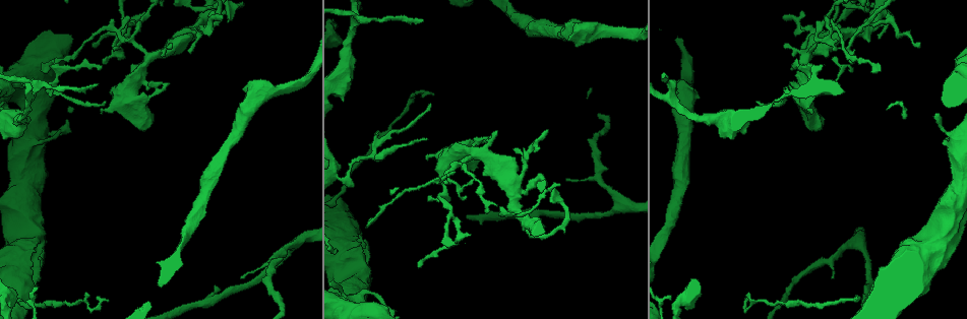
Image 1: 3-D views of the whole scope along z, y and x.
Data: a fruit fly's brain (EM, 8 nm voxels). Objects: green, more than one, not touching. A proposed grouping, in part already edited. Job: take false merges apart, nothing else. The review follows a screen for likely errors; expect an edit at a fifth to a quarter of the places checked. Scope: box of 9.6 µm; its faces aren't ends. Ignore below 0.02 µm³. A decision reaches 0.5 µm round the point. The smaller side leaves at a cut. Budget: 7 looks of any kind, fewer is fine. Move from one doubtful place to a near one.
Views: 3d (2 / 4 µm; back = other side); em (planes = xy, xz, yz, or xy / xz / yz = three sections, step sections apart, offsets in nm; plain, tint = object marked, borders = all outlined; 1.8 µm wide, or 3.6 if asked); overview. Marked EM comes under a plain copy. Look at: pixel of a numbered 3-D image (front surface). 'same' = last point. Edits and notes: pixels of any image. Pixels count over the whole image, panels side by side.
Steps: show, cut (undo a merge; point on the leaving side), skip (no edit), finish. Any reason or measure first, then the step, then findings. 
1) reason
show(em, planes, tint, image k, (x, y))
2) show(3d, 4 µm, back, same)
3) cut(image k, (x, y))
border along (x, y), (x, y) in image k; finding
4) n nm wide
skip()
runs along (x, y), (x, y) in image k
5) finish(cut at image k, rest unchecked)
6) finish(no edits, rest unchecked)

sudden change in width
show(3d, 2 µm, image 1, (340, 180))

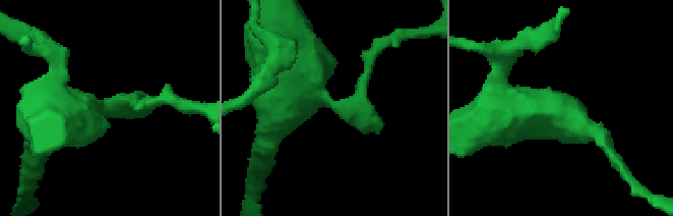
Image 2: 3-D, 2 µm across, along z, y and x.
now the EM
show(em, planes, tint, image 2, (101, 111))

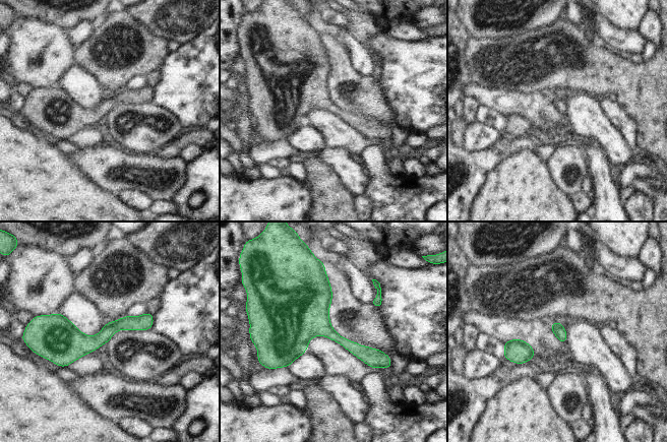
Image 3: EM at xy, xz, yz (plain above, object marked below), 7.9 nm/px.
skip()
runs along (150, 317), (98, 340), (45, 330) in image 3; all the same cell

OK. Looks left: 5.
show(em, planes, tint, image 1, (445, 171))

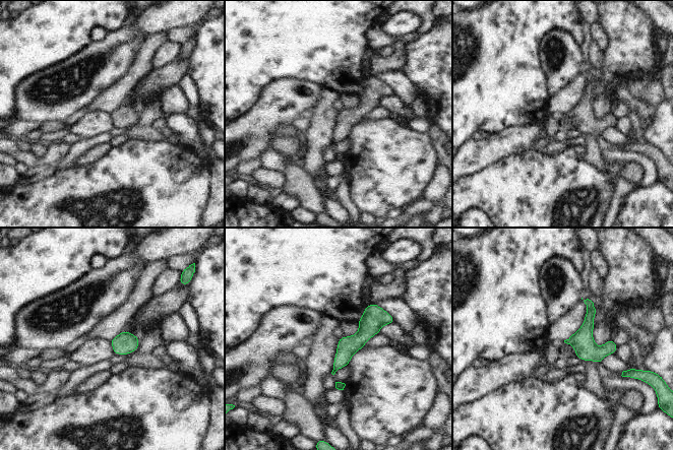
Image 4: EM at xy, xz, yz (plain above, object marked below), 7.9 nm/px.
160 nm wide
skip()
all the same cell

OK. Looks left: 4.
show(em, planes, borders, image 1, (361, 20))

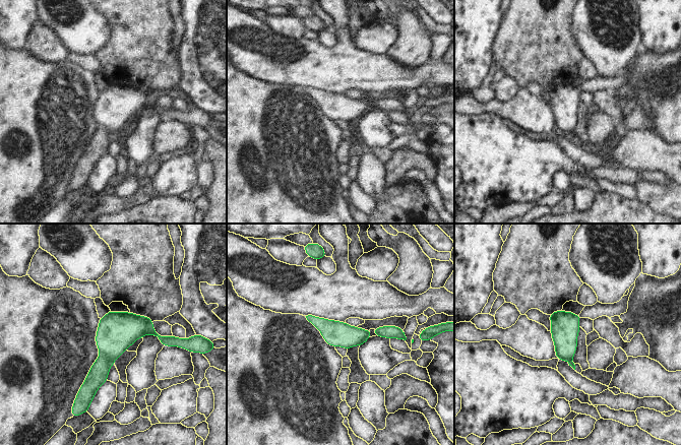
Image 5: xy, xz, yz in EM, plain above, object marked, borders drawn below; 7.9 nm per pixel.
cut(image 5, (117, 331))
the part that leaves runs along (310, 318), (335, 333), (401, 334) in image 5; two cells meet here

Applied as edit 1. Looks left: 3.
finish(cut at image 5, rest unchecked)

